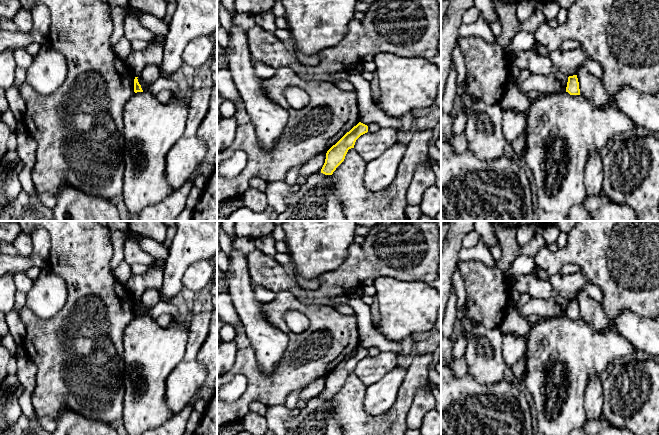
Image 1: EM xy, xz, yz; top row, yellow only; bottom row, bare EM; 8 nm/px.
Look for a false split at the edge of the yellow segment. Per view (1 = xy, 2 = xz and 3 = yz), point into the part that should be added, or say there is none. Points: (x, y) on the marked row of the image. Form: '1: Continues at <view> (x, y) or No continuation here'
1: No continuation here
2: No continuation here
3: No continuation here

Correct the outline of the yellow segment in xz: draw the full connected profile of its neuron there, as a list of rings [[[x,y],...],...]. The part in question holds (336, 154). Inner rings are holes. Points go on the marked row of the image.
[[[361,122],[347,132],[327,151],[321,173],[325,175],[332,175],[336,168],[344,161],[348,150],[354,148],[356,140],[367,132],[368,126]]]

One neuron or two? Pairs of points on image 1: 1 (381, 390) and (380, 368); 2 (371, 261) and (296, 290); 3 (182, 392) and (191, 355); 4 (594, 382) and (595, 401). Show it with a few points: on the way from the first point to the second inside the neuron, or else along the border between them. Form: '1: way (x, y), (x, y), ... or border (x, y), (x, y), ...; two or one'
1: border (396, 365), (367, 387); two
2: way (352, 273), (335, 283), (323, 295), (315, 295); one
3: border (184, 359), (187, 361), (195, 360); two
4: way (594, 387), (594, 396); one

